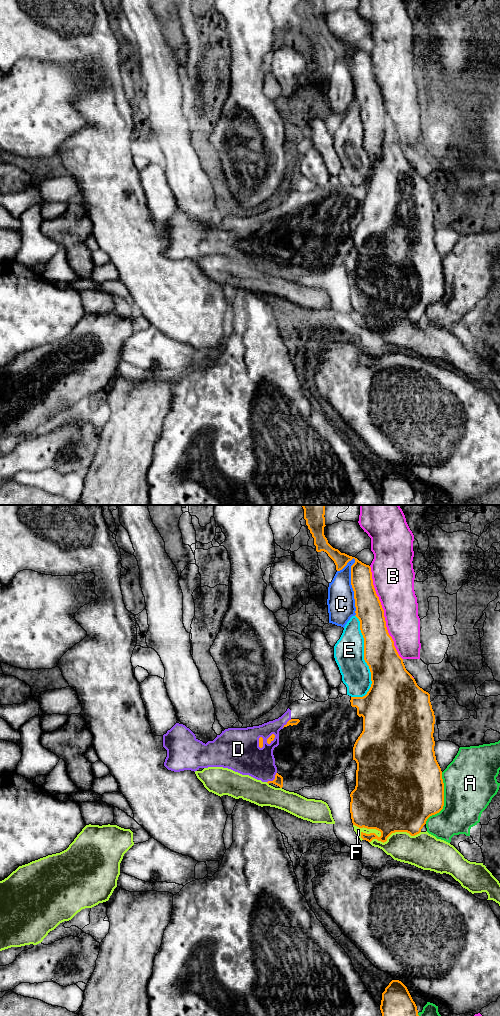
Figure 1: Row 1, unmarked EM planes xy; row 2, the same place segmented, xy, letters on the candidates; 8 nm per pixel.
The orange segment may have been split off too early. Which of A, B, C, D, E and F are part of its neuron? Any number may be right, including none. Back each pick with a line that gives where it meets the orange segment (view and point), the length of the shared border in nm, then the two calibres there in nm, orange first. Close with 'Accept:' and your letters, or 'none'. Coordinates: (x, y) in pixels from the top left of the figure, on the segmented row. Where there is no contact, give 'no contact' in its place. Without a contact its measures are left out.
D: contact xy (274, 779); length 120 nm; calibres 70 and 260 nm
Accept: D

